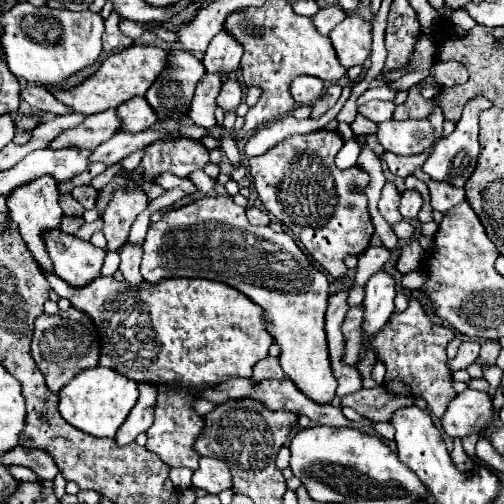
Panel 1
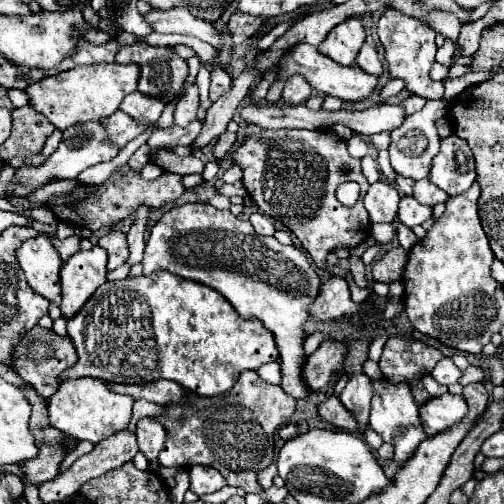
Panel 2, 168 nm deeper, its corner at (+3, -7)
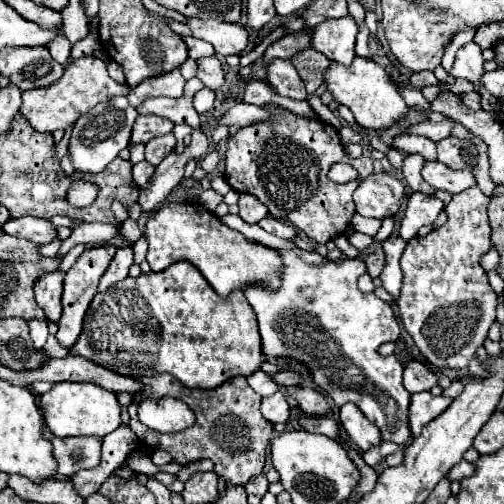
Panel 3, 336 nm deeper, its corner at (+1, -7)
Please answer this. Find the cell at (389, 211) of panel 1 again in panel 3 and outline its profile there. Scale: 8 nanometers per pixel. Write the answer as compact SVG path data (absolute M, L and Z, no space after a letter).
M374 173L366 177L354 191L356 211L362 217L386 219L394 217L404 199L404 183L388 173Z

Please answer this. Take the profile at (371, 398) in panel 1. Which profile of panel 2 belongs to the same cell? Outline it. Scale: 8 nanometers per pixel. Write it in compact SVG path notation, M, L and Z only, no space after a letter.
M328 397L326 401L322 401L318 407L318 415L324 417L324 421L340 427L340 429L356 429L356 421L354 415L350 415L350 411L346 411L346 407L338 401L338 397Z

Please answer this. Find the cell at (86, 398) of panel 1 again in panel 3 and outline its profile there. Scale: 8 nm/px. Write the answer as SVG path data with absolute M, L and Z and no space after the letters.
M56 383L48 393L42 395L42 411L48 429L58 437L104 437L122 425L122 405L118 401L118 395L92 383Z

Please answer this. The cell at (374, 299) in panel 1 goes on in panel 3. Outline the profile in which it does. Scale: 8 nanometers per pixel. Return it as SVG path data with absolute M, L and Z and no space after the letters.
M346 403L344 407L340 407L338 417L340 417L340 423L344 425L346 433L350 435L350 439L362 451L366 451L366 449L370 449L382 441L380 431L376 431L376 425L370 423L366 419L366 415L354 403Z

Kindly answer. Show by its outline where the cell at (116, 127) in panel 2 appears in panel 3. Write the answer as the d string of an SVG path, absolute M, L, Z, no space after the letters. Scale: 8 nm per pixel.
M138 115L132 127L132 137L130 137L130 145L136 143L148 143L152 137L160 137L160 135L168 135L172 133L174 123L164 119L164 117L156 117L156 115Z

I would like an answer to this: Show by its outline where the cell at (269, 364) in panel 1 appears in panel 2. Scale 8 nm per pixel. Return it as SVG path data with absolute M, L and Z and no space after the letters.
M242 371L236 385L216 397L186 393L184 403L166 405L168 419L176 425L170 441L158 455L162 467L218 467L230 487L260 489L256 471L268 467L274 457L274 433L296 411L296 401L278 385L264 383L256 371Z

